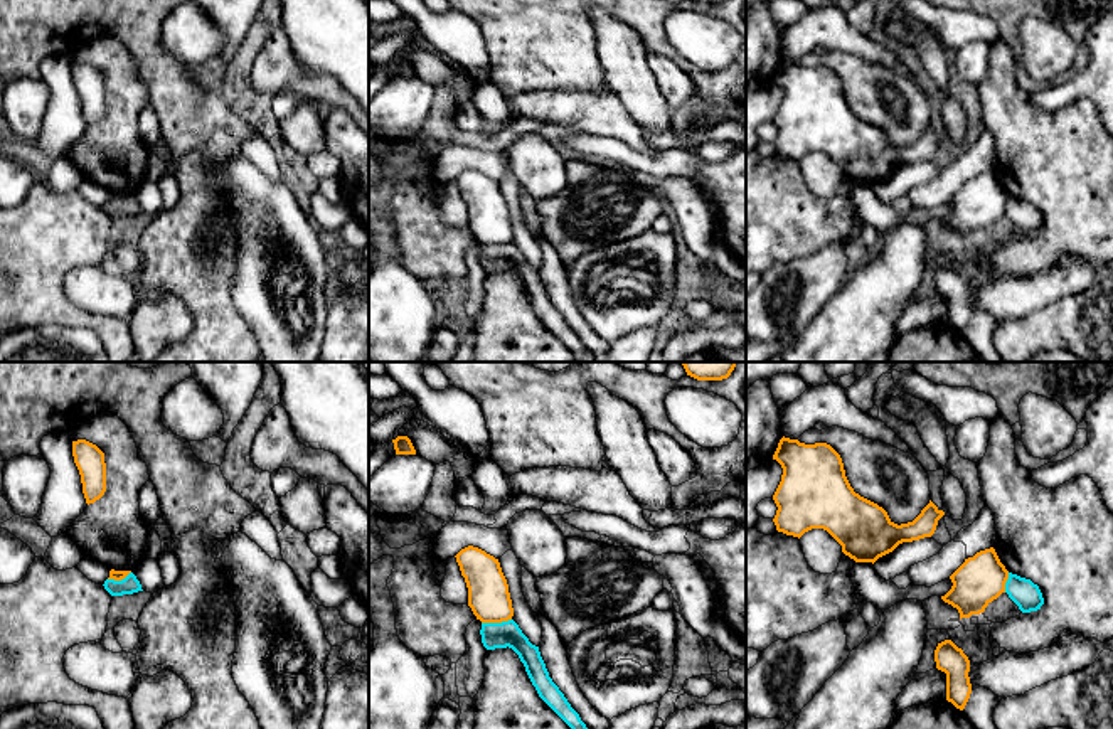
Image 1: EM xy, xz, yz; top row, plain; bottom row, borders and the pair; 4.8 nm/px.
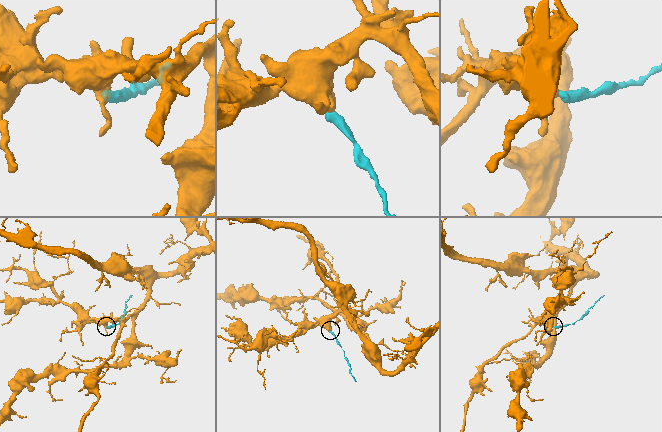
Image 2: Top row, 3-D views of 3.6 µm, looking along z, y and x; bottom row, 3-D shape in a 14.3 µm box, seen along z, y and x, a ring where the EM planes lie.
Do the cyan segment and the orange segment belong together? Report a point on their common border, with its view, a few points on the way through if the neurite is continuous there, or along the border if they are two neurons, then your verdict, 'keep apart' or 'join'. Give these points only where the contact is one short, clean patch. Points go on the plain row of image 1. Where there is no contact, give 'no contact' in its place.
meets cyan in xz at (495, 246); border along xz (511, 241), (482, 246); keep apart

